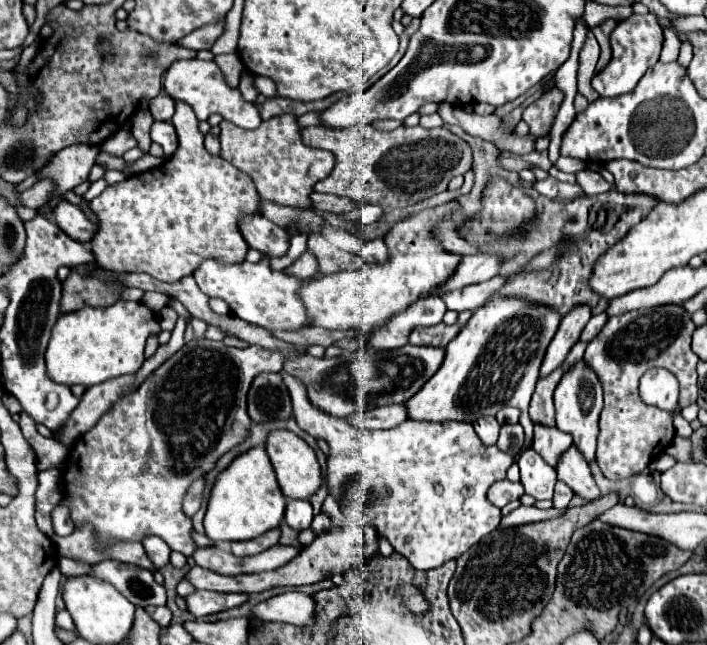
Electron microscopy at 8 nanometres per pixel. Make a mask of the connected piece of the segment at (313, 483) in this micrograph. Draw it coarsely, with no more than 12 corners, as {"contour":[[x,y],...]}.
{"contour":[[272,431],[266,451],[288,499],[322,483],[316,453],[290,431]]}

